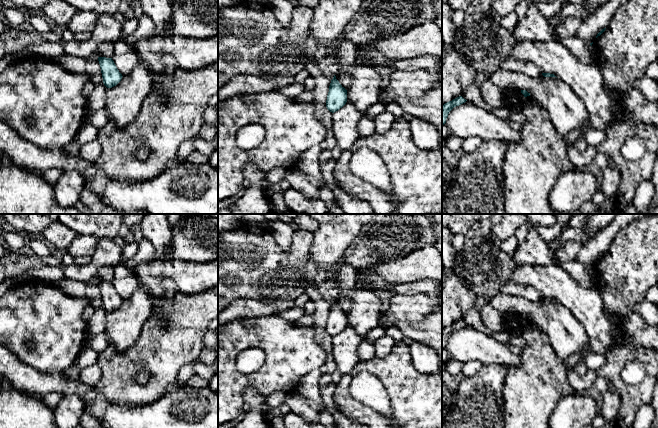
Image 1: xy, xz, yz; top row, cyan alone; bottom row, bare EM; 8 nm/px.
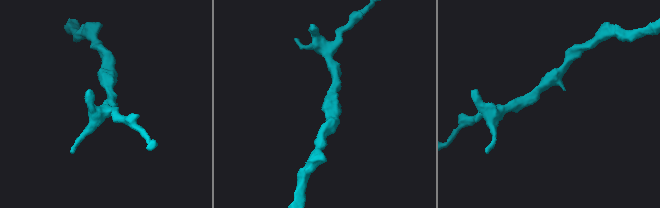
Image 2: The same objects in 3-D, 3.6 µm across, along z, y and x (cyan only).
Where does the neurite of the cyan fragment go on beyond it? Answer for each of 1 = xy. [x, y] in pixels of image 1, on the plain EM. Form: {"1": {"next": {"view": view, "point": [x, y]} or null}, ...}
{"1": {"next": null}}

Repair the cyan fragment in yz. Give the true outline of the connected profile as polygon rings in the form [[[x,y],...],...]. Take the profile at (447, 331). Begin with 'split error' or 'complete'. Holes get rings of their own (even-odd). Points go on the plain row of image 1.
complete; [[[459,320],[452,325],[449,325],[442,329],[442,350],[446,347],[446,343],[448,341],[449,336],[456,330],[459,330],[465,327],[467,324],[464,323],[462,320]]]

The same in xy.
complete; [[[98,281],[103,307],[107,312],[116,310],[122,303],[122,298],[117,293],[112,282]]]

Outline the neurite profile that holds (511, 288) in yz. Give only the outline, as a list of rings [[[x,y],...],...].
[[[510,280],[500,288],[500,293],[521,297],[531,301],[537,301],[543,297],[541,292],[535,287],[516,283]]]

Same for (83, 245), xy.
[[[78,234],[76,238],[72,241],[70,247],[66,252],[68,252],[73,257],[77,256],[89,256],[94,254],[97,247],[99,238],[93,235],[80,235]]]

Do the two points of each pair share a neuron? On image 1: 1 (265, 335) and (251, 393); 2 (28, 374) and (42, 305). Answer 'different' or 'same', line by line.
1: different
2: different

